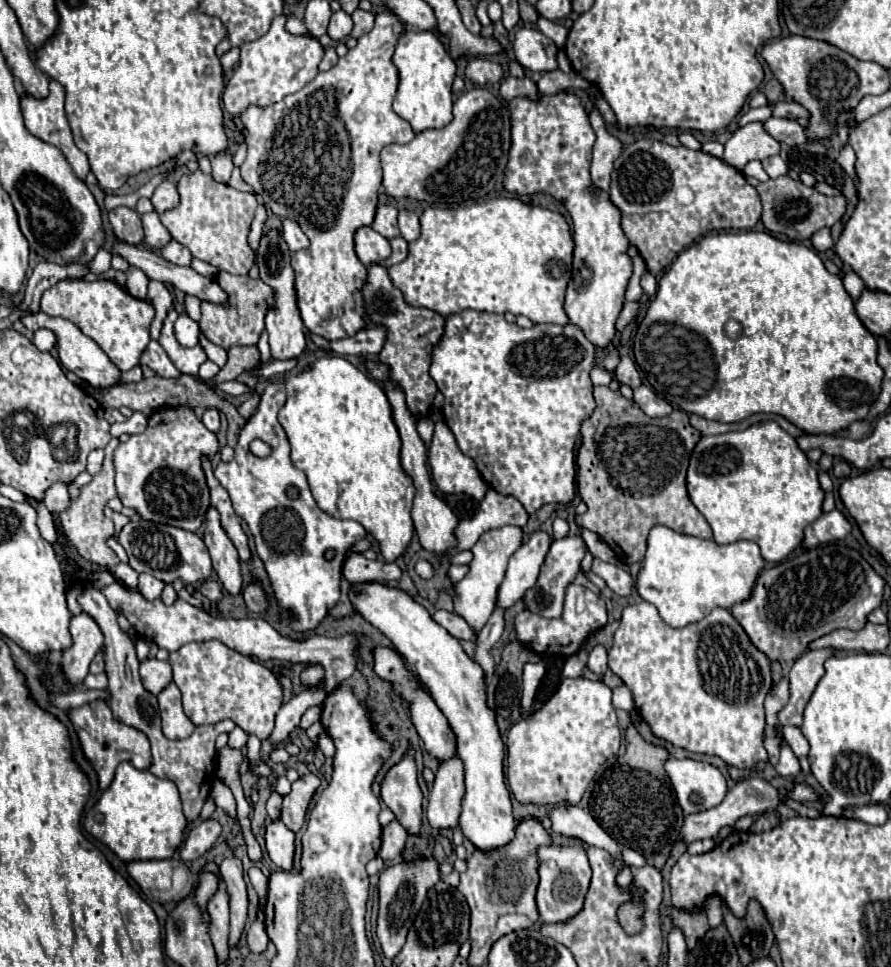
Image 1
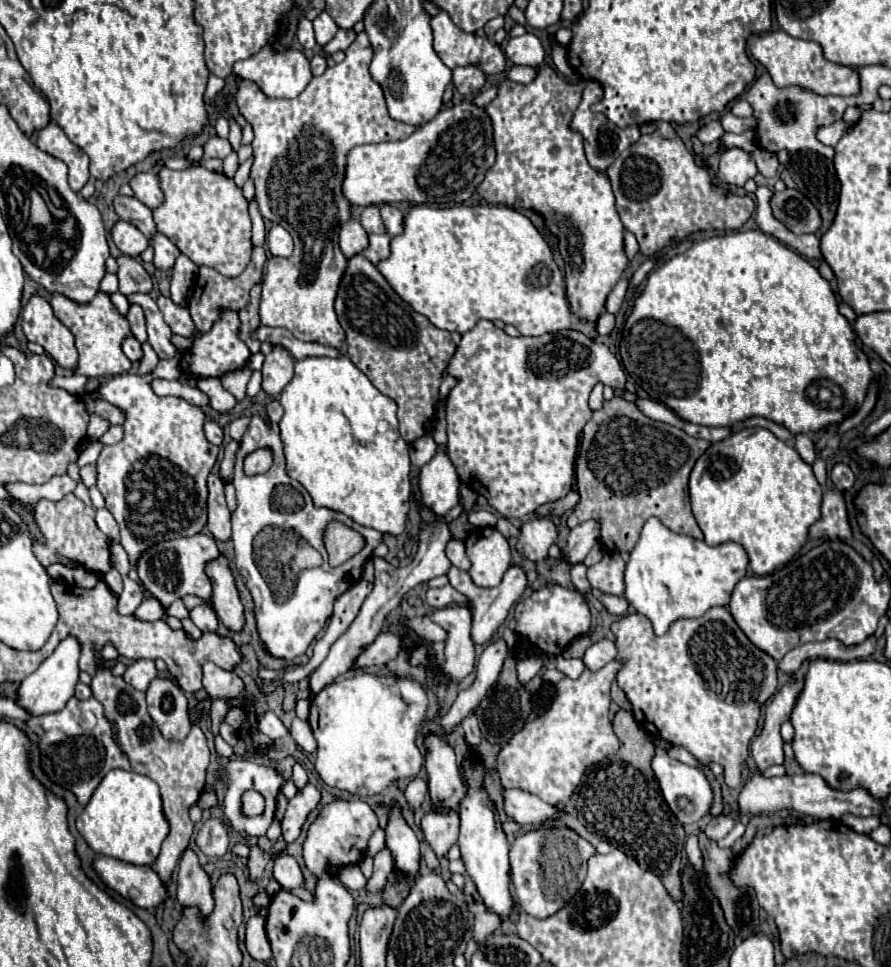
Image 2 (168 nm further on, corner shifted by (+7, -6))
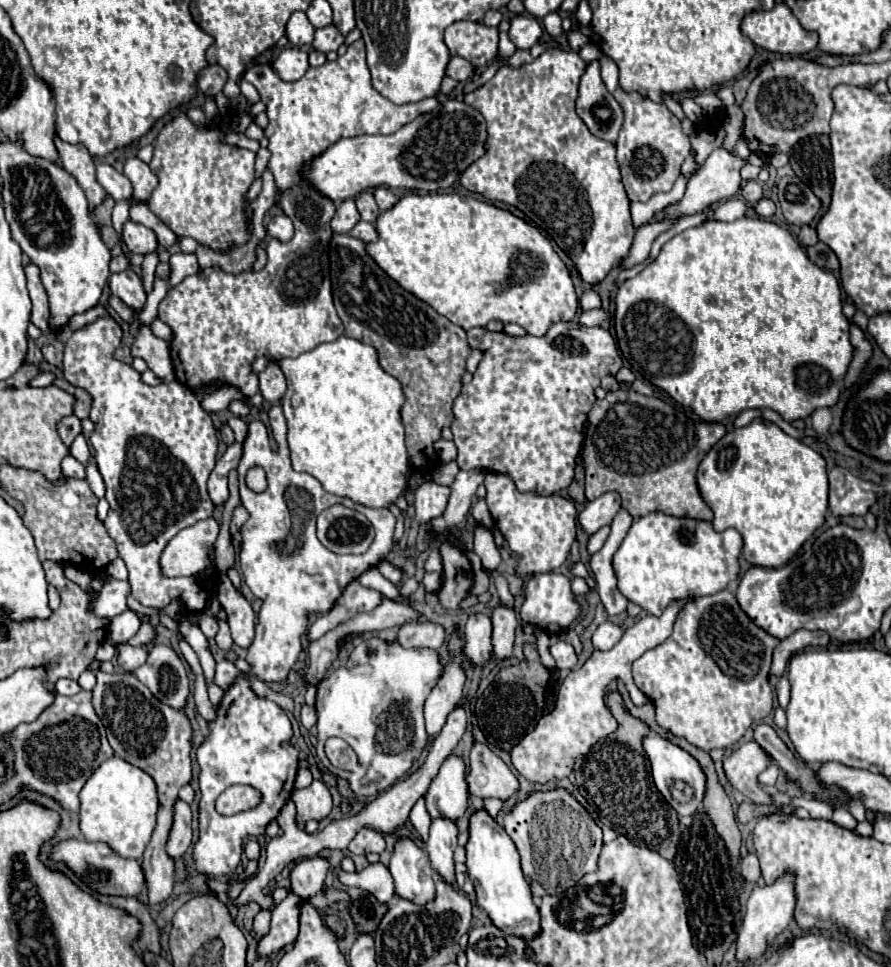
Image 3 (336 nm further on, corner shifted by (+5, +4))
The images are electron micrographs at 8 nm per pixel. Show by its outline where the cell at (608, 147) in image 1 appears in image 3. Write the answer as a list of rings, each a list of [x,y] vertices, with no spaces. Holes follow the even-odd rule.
[[[590,61],[584,69],[584,75],[580,77],[576,113],[596,137],[616,143],[624,121],[624,111],[606,89],[600,77],[598,61]]]

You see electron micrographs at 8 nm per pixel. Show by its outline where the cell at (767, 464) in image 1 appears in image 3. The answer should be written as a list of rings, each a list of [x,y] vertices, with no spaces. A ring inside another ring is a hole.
[[[754,419],[750,425],[728,431],[704,457],[698,467],[698,487],[704,501],[714,511],[714,529],[736,529],[742,539],[742,555],[748,563],[760,567],[782,567],[824,523],[828,511],[828,477],[826,461],[806,443],[786,435],[774,423]]]

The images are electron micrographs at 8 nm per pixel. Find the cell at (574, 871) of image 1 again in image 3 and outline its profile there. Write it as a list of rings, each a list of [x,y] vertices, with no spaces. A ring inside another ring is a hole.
[[[566,789],[530,793],[506,813],[504,829],[522,857],[522,871],[534,897],[562,893],[598,867],[602,829]]]

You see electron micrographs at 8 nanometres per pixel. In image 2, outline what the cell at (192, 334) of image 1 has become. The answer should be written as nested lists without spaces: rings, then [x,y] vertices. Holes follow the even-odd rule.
[[[178,349],[172,359],[160,361],[152,373],[122,373],[100,385],[100,399],[120,407],[126,421],[124,439],[112,447],[104,447],[98,457],[96,487],[106,499],[106,509],[120,525],[120,543],[132,565],[136,565],[138,555],[150,545],[176,537],[192,537],[206,525],[206,477],[216,463],[218,447],[204,437],[204,413],[200,407],[178,397],[158,397],[150,387],[155,378],[178,379],[182,373],[182,355],[184,349]]]

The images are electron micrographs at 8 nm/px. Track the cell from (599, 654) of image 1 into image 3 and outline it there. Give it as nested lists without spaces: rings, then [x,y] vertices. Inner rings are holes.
[[[604,621],[596,629],[596,633],[592,637],[592,643],[594,643],[596,649],[606,651],[606,649],[612,649],[620,641],[620,637],[622,637],[622,629],[616,623],[612,623],[612,621]]]

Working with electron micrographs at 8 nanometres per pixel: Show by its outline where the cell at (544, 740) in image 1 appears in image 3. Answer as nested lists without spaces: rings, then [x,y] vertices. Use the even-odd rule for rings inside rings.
[[[690,599],[672,601],[660,617],[656,617],[656,615],[640,617],[630,629],[624,631],[622,639],[610,651],[594,651],[592,657],[580,669],[570,671],[570,675],[564,679],[564,683],[558,691],[558,701],[556,701],[554,711],[544,715],[538,721],[536,729],[532,733],[528,733],[510,753],[512,763],[520,775],[524,775],[528,781],[534,781],[534,783],[548,783],[552,779],[568,777],[572,773],[572,767],[574,767],[578,755],[586,755],[598,739],[608,737],[610,733],[616,731],[618,723],[604,705],[606,687],[612,679],[622,679],[625,682],[630,698],[635,705],[646,704],[646,696],[633,681],[632,663],[638,657],[642,657],[646,651],[658,647],[660,643],[664,643],[670,637],[672,625],[688,601]]]

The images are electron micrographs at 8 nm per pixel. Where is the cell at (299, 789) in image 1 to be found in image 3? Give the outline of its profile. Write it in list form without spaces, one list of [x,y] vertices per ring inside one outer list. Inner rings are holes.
[[[312,781],[312,785],[306,789],[294,789],[292,801],[298,809],[296,823],[300,825],[310,819],[320,821],[332,811],[332,797],[322,781]]]

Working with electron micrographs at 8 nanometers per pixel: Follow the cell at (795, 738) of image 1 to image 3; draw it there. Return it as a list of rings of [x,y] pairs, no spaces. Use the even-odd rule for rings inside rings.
[[[786,675],[780,677],[780,681],[778,681],[778,685],[776,685],[776,695],[778,695],[778,703],[780,703],[780,707],[786,709],[788,701],[790,701],[790,683],[788,683]]]

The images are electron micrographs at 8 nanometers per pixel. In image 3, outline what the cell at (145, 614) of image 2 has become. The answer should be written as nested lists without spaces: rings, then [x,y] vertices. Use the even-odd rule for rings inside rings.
[[[124,611],[122,615],[114,617],[110,627],[108,627],[108,639],[106,643],[110,645],[120,645],[120,643],[126,643],[130,637],[136,635],[136,631],[140,629],[140,619],[134,611]]]

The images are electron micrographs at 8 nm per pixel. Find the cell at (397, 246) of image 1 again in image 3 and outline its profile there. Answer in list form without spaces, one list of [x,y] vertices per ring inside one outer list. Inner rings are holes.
[[[358,221],[348,235],[356,237],[356,239],[360,239],[360,241],[364,241],[364,243],[370,243],[370,241],[376,241],[376,239],[378,239],[376,227],[374,227],[372,223],[366,223],[366,221]]]

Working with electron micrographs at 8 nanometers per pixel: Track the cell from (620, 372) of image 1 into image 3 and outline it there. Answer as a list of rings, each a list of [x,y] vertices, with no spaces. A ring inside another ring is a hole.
[[[568,321],[568,323],[556,323],[550,327],[550,331],[544,337],[534,337],[534,335],[524,335],[524,337],[510,337],[506,333],[488,333],[482,327],[470,329],[468,331],[468,343],[472,349],[482,349],[484,351],[484,359],[478,363],[478,369],[474,371],[474,377],[468,385],[462,387],[460,395],[454,401],[454,423],[452,423],[452,433],[454,433],[454,443],[458,447],[458,467],[460,469],[474,469],[480,467],[486,473],[506,473],[514,479],[516,487],[520,491],[536,491],[536,493],[544,493],[544,495],[552,495],[558,493],[562,489],[566,489],[572,479],[574,479],[574,467],[576,467],[576,457],[580,453],[582,441],[584,441],[584,423],[588,419],[588,411],[594,405],[594,389],[600,385],[600,379],[604,375],[616,375],[618,369],[622,367],[622,357],[616,343],[610,335],[610,331],[602,329],[602,327],[582,327],[576,321]]]

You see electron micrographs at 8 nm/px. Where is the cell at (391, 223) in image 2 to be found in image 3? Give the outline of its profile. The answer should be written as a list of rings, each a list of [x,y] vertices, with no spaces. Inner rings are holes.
[[[376,187],[376,189],[374,189],[374,199],[376,199],[376,205],[378,205],[380,211],[390,209],[390,207],[398,201],[398,199],[394,197],[394,193],[392,193],[390,189],[386,189],[386,187]]]

